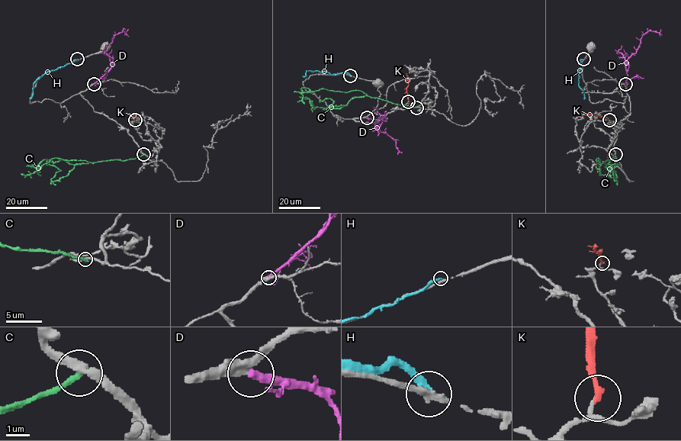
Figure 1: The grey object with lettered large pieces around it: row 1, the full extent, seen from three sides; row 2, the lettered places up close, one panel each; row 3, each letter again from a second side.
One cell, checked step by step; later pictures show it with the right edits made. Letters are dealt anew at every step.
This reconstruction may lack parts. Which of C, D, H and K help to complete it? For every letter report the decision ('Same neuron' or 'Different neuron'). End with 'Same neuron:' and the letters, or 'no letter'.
C: Different neuron
D: Same neuron
H: Different neuron
K: Different neuron
Same neuron: D

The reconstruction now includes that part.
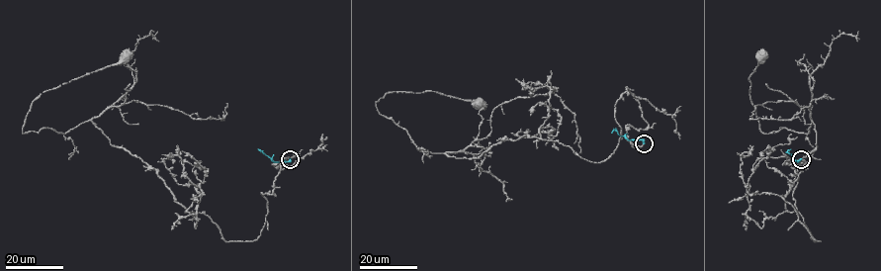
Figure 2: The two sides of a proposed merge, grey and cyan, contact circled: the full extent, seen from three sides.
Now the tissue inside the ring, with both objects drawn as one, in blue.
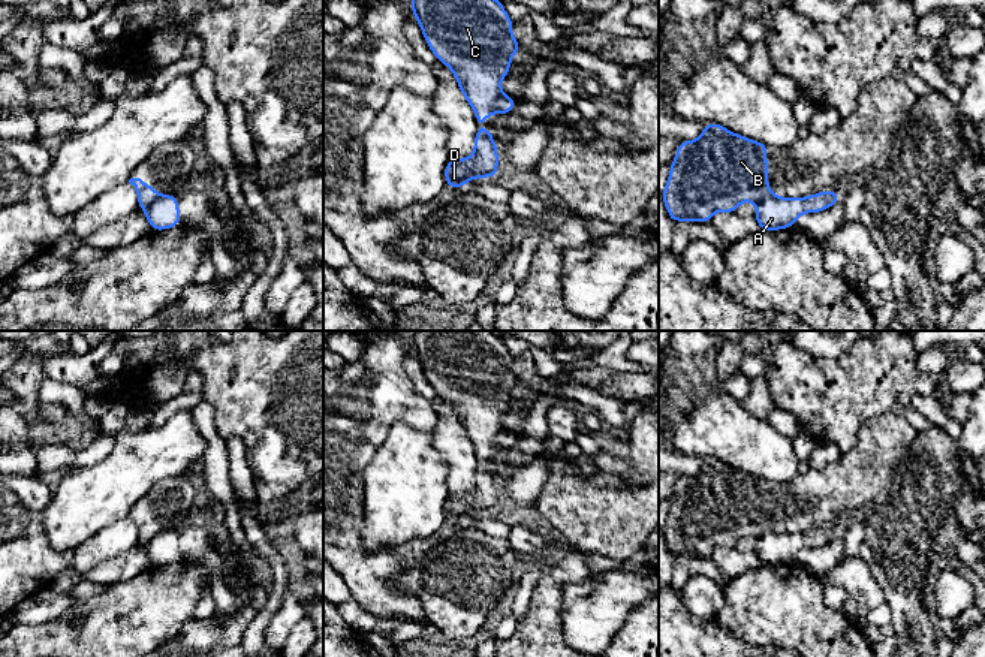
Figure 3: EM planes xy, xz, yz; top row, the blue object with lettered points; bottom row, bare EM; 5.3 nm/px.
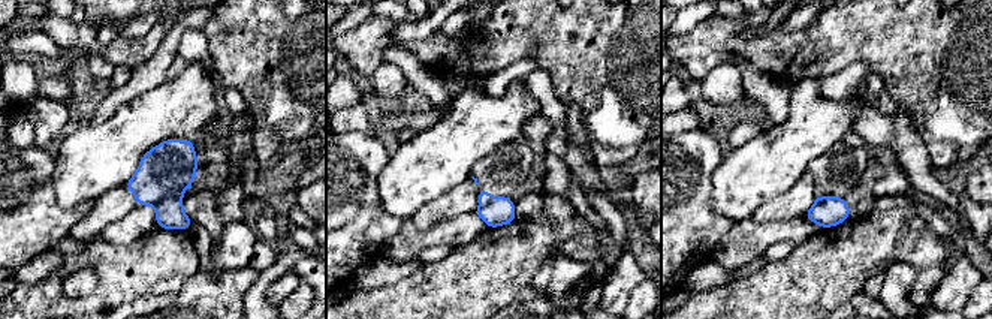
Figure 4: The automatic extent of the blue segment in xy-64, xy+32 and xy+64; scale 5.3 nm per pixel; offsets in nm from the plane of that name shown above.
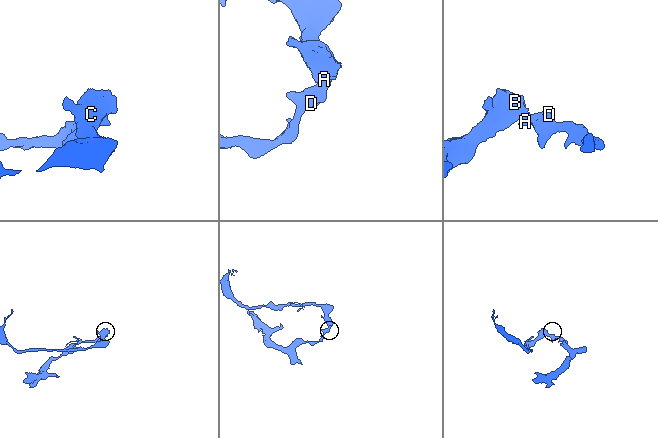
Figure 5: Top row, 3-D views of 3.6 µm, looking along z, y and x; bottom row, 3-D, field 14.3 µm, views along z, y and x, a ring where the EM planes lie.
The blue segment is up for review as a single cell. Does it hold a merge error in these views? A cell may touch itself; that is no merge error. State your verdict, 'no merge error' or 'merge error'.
merge error

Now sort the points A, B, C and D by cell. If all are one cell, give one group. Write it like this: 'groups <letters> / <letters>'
groups A D / B C

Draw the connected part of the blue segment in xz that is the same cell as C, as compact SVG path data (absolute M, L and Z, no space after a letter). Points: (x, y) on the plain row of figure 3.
M415 331L409 338L436 395L443 397L454 407L461 428L473 443L478 459L485 458L487 452L495 447L495 438L506 431L500 418L509 409L512 391L522 383L510 368L513 358L503 338L491 331Z

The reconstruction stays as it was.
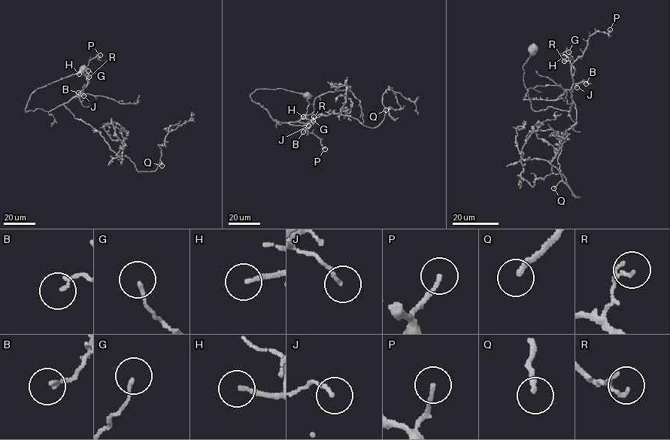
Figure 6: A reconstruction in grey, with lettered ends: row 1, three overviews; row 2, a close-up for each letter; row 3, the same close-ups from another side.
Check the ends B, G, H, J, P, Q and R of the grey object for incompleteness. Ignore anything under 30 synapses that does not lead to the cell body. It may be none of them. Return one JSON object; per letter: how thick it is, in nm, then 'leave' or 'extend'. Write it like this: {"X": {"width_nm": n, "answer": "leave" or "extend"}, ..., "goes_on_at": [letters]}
{"B": {"width_nm": 130, "answer": "leave"}, "G": {"width_nm": 100, "answer": "leave"}, "H": {"width_nm": 160, "answer": "leave"}, "J": {"width_nm": 120, "answer": "leave"}, "P": {"width_nm": 130, "answer": "leave"}, "Q": {"width_nm": 200, "answer": "extend"}, "R": {"width_nm": 130, "answer": "leave"}, "goes_on_at": ["Q"]}

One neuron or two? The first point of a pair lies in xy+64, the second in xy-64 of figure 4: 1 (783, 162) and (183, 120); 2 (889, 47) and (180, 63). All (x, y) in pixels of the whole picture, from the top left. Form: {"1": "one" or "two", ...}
{"1": "one", "2": "two"}

